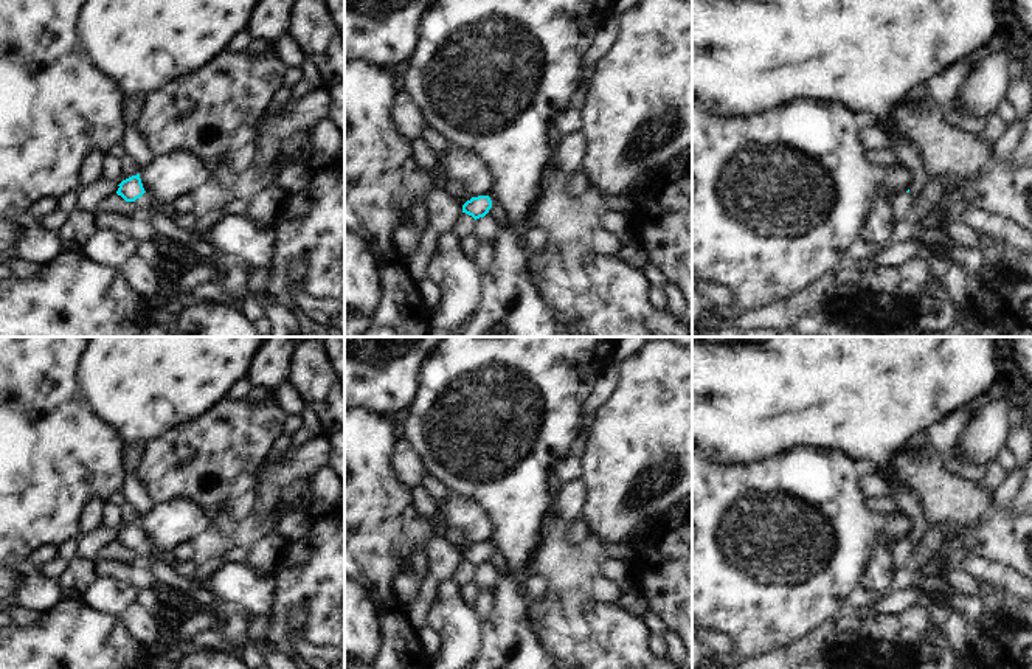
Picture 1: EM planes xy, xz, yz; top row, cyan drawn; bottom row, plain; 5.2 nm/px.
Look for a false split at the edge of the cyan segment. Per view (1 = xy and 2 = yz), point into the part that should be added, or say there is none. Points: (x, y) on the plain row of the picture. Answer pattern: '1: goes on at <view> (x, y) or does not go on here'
1: goes on at xy (145, 553)
2: does not go on here

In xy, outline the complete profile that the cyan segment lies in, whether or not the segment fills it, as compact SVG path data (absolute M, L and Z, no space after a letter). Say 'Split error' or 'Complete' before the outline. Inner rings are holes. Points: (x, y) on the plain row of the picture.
Split error. M140 522L123 528L118 534L116 542L126 549L132 549L140 562L151 567L151 563L157 560L152 545L143 536Z

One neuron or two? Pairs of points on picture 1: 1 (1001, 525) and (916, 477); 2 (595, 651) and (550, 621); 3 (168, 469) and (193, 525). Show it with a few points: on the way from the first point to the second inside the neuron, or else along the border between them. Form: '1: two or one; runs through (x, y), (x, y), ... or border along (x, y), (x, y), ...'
1: one; runs through (980, 511), (967, 503), (950, 502), (938, 489)
2: one; runs through (584, 640), (561, 624)
3: two; border along (152, 503), (188, 499), (208, 522)

